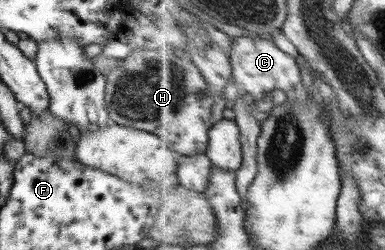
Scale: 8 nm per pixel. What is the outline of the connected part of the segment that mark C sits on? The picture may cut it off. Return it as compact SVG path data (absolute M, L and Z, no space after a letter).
M247 36L235 37L231 47L231 59L234 71L234 81L245 92L254 95L257 100L263 100L267 93L281 95L289 89L298 90L303 83L303 73L297 63L297 58L283 51L274 40L257 40Z

